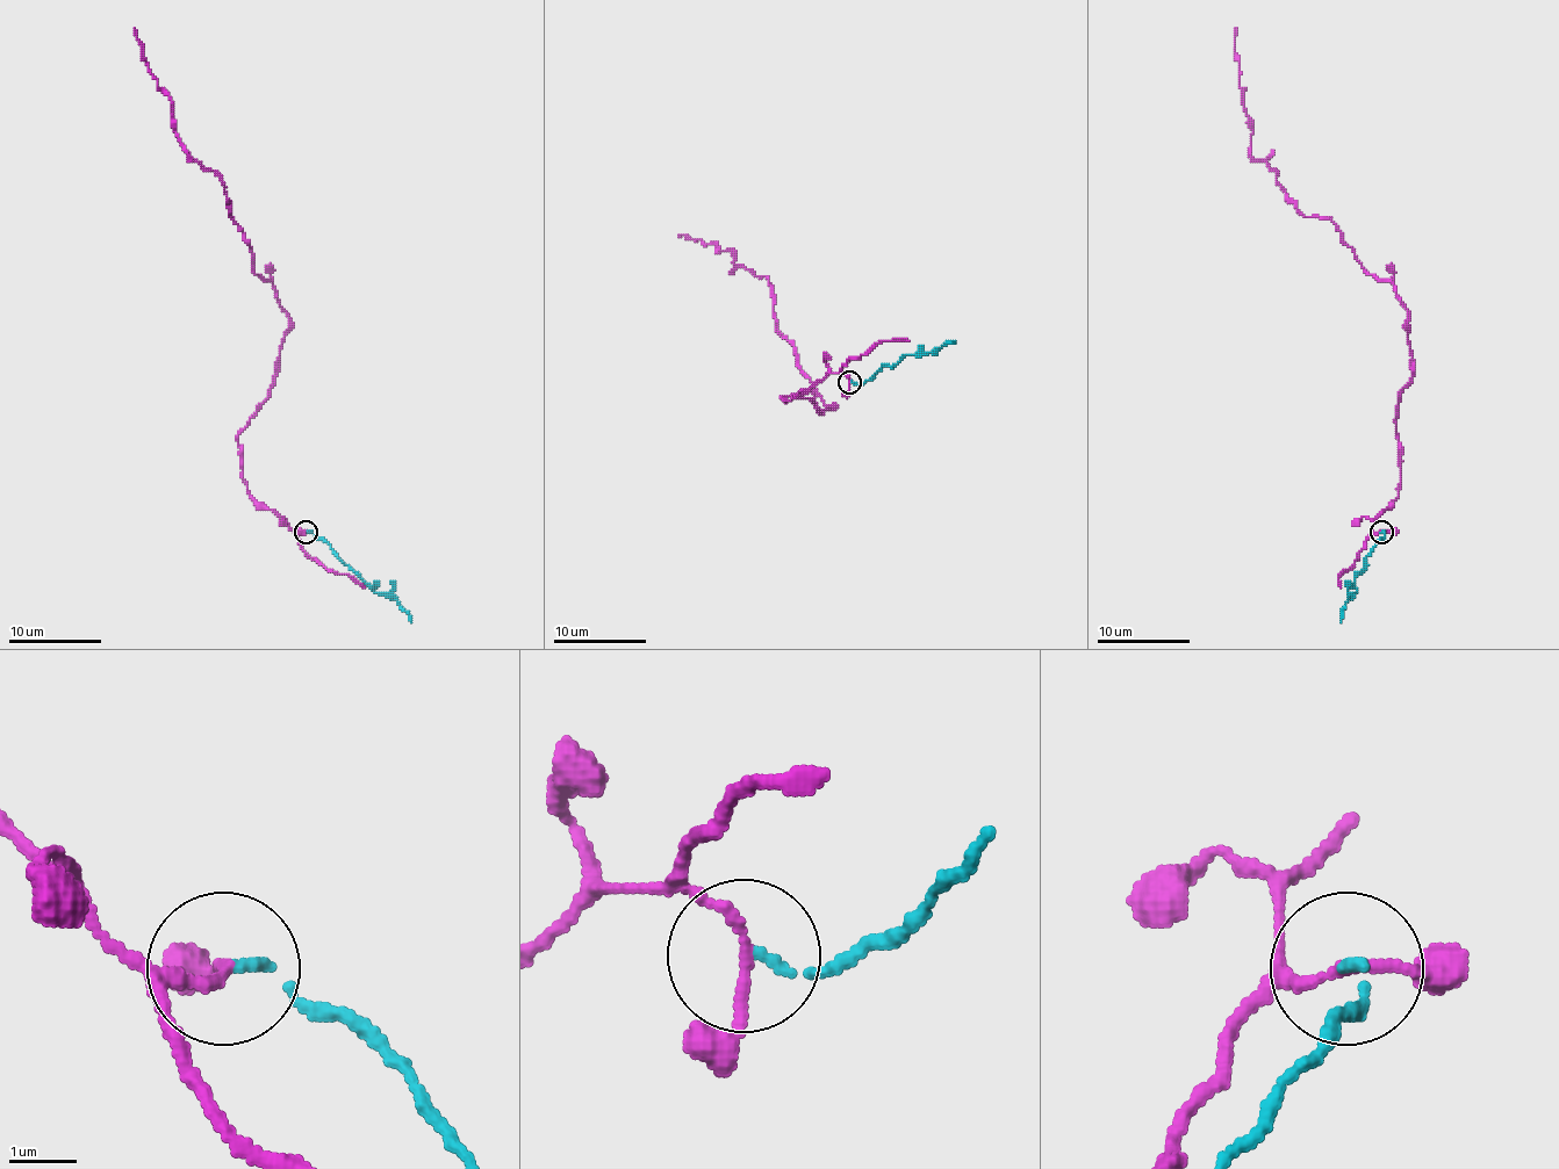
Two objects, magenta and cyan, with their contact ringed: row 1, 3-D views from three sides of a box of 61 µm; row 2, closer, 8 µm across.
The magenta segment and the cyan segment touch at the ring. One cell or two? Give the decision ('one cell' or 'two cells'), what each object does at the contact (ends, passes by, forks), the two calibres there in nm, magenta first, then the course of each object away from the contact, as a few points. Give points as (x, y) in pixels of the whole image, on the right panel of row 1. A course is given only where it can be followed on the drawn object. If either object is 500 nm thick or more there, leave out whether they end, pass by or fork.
two cells; magenta passes by; cyan ends; calibres 150 and 110 nm; course magenta (1383, 533), (1373, 524), (1400, 477), (1407, 314), (1329, 219), (1306, 217), (1250, 154), (1237, 28); course cyan (1383, 533), (1366, 557), (1366, 567), (1355, 578), (1357, 590), (1345, 601), (1341, 622)

